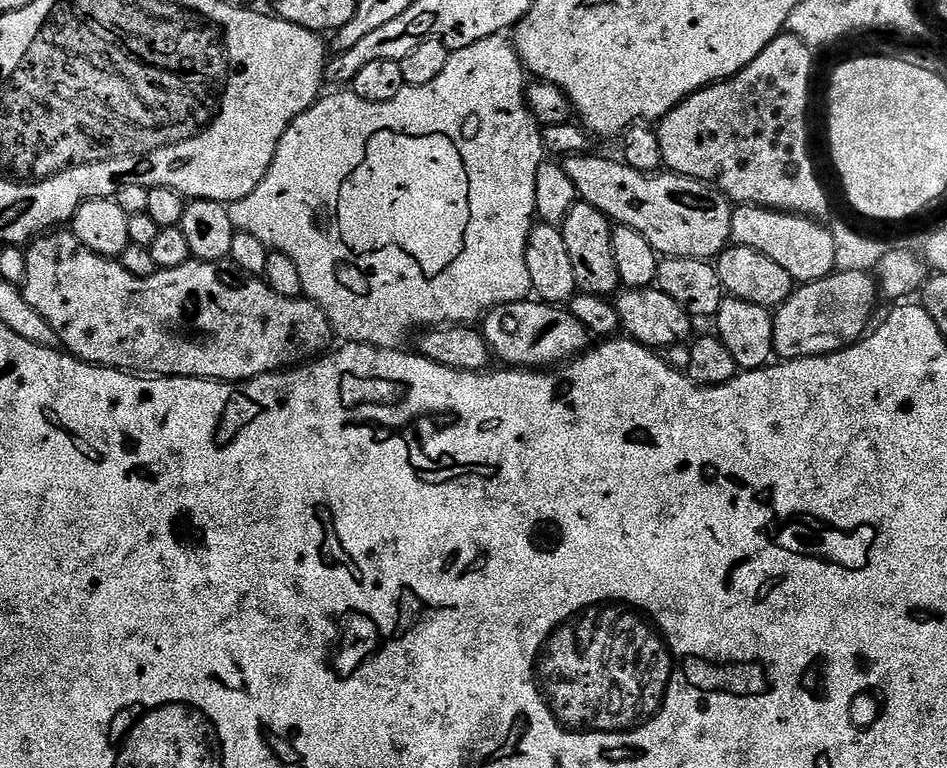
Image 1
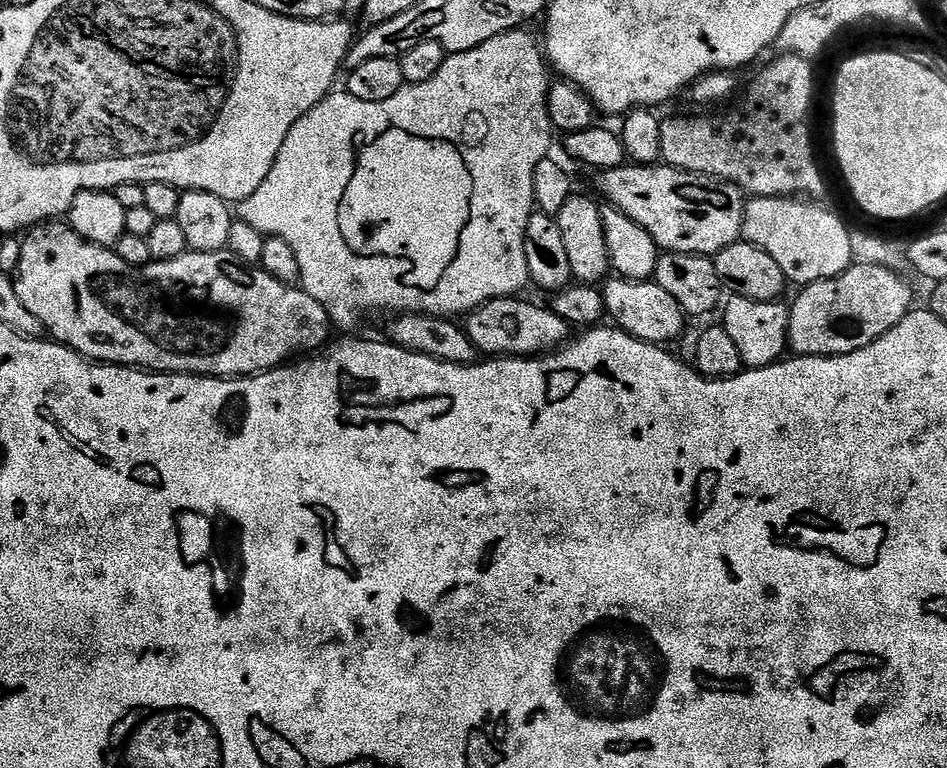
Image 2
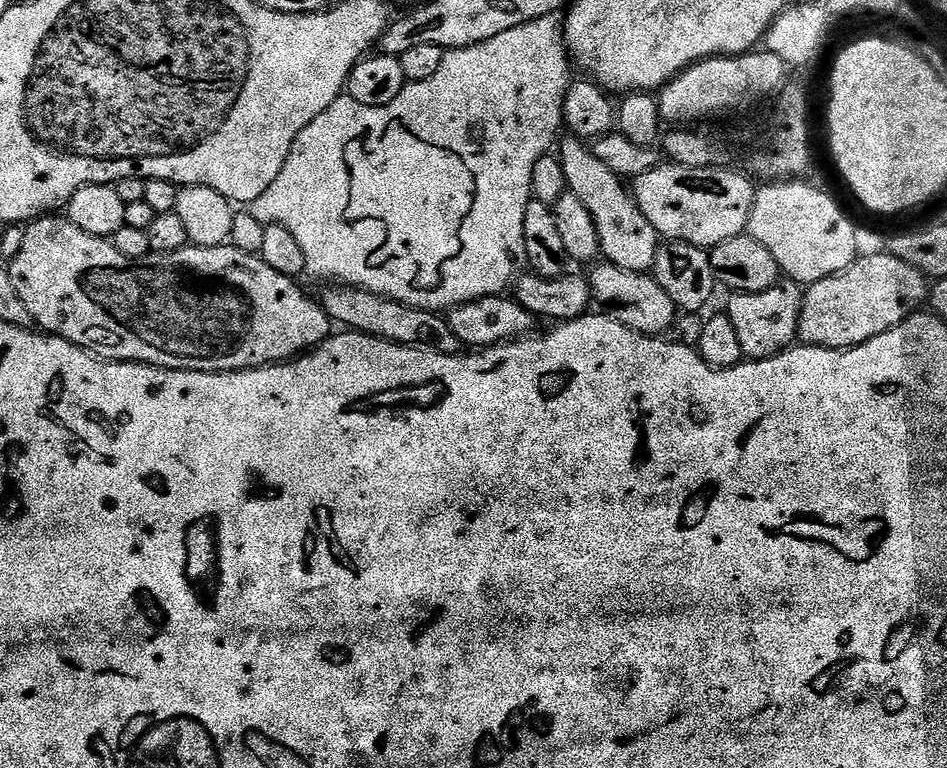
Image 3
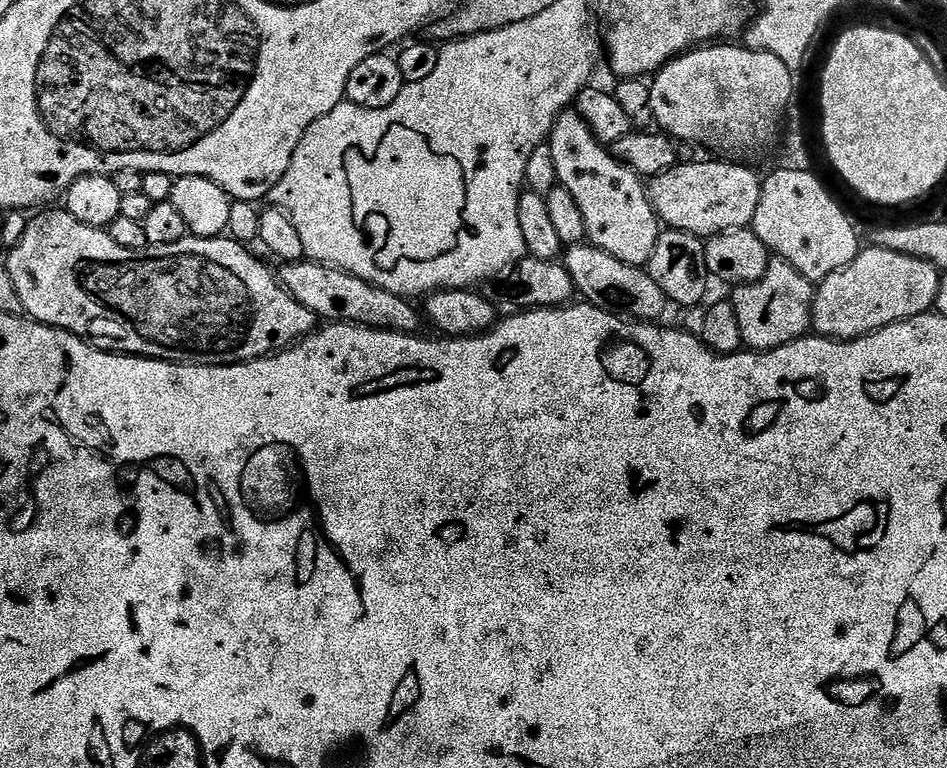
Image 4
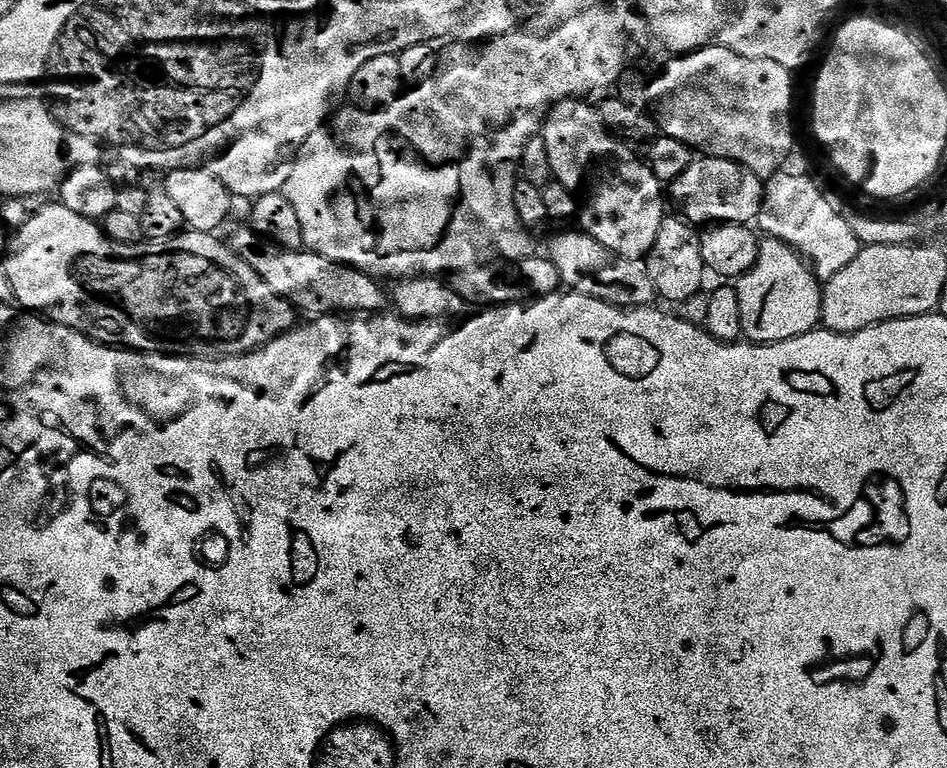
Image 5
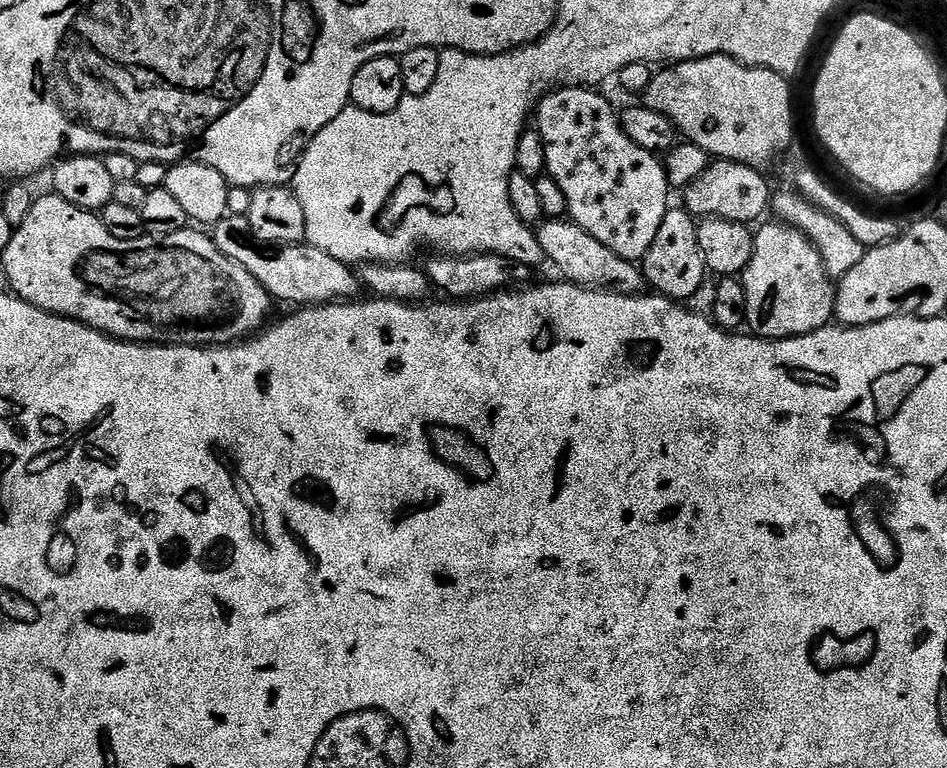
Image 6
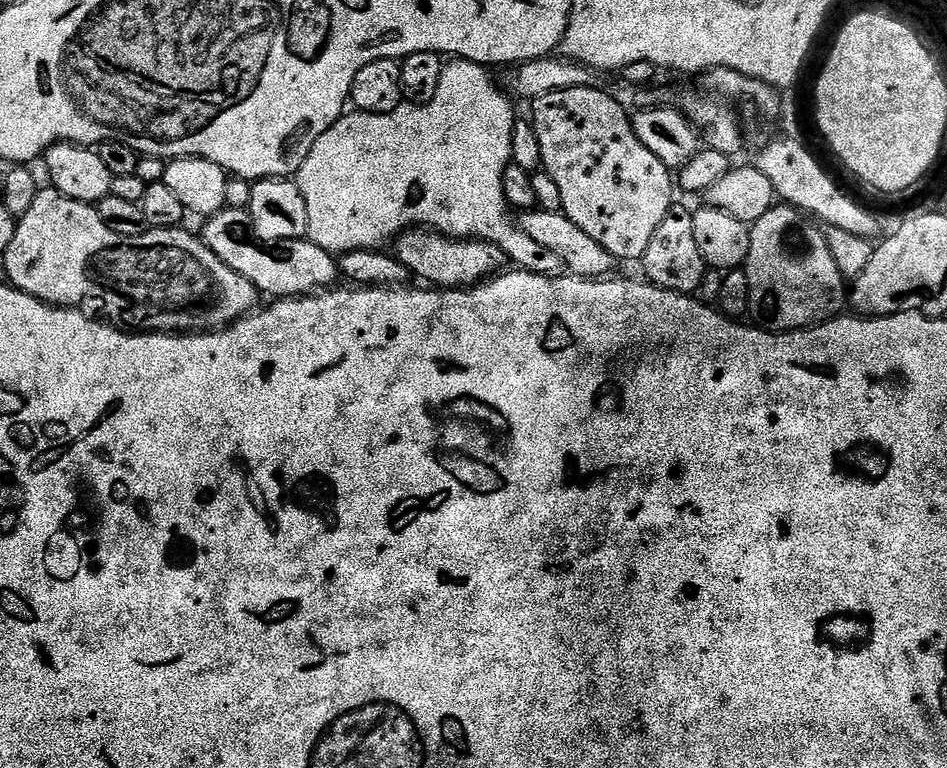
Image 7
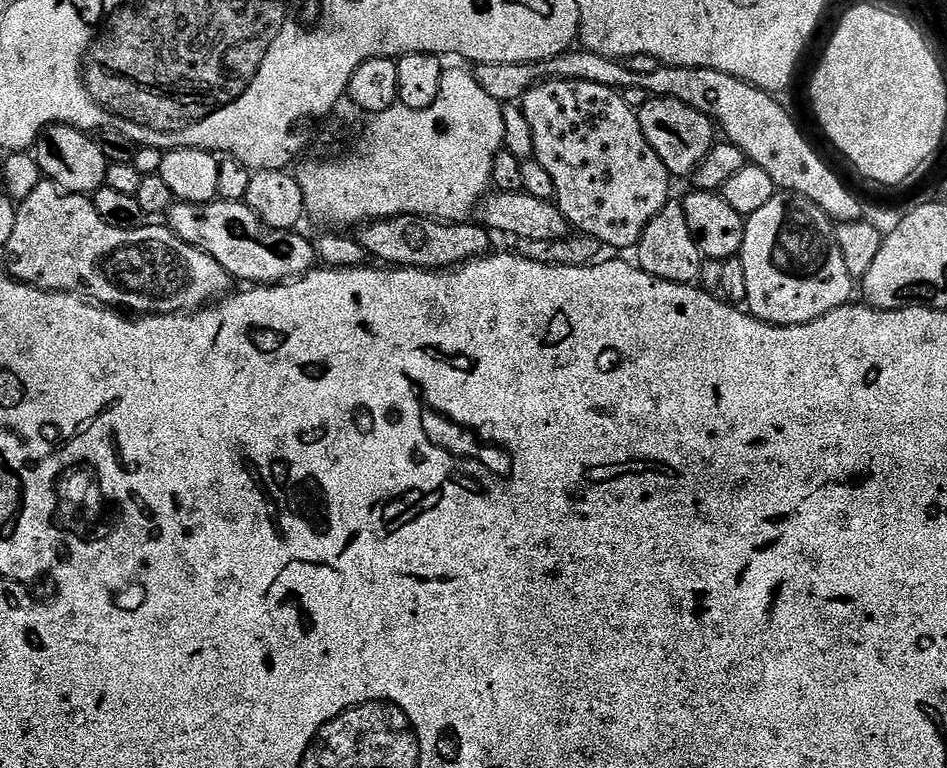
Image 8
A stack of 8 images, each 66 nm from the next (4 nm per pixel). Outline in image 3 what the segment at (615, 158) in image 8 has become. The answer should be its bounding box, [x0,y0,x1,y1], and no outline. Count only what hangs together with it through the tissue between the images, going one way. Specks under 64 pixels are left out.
[558,134,662,273]

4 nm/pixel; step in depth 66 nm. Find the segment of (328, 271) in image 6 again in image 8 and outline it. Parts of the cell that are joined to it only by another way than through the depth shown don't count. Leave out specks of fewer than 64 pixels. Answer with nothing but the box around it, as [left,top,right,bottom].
[166,199,317,286]

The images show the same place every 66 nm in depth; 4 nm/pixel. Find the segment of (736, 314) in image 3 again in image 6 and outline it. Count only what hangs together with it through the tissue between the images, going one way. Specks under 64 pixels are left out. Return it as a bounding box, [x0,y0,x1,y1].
[742,222,836,340]

